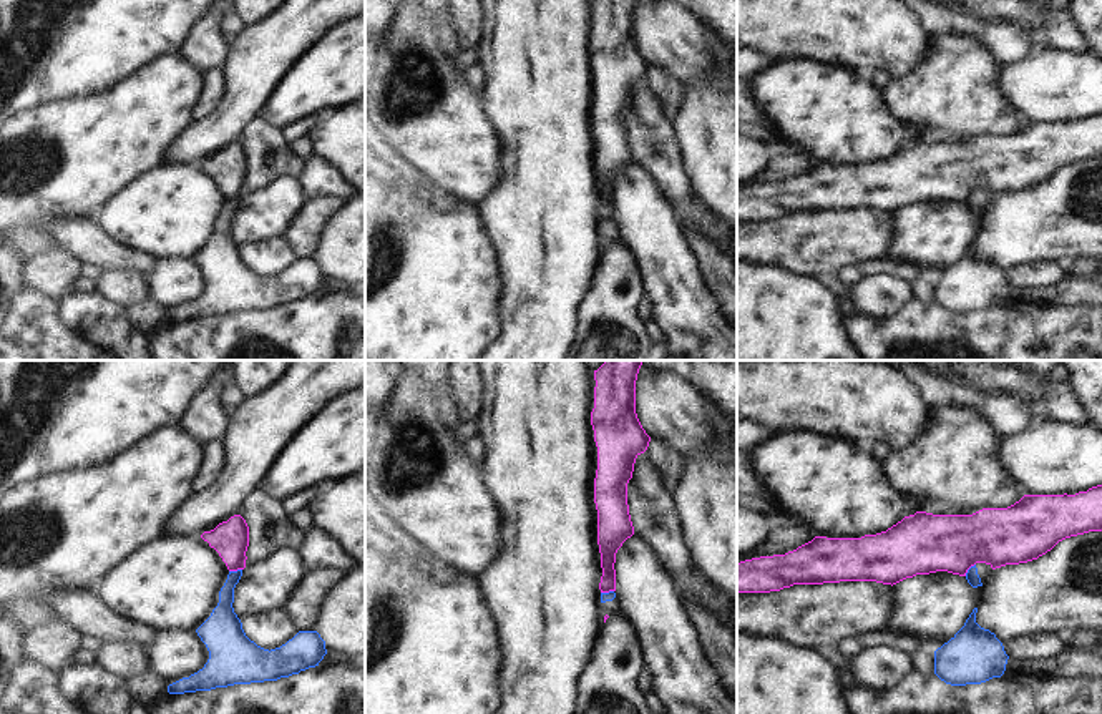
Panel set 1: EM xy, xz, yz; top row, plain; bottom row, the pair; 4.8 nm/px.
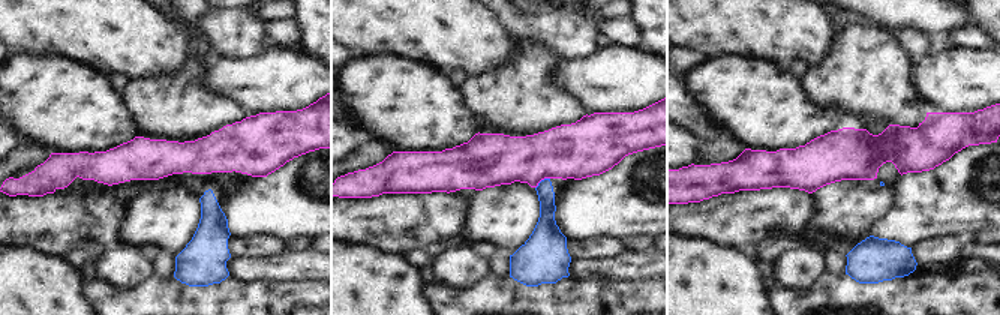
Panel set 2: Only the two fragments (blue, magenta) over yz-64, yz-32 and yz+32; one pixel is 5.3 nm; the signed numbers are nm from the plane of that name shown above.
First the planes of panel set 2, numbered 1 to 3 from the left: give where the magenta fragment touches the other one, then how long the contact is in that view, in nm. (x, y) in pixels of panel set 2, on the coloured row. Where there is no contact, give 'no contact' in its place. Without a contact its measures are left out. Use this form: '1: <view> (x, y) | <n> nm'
1: no contact
2: yz-32 (541, 180) | 100 nm
3: no contact

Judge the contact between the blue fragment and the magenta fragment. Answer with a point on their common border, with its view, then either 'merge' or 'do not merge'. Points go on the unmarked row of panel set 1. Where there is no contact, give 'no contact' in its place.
yz (968, 198) | do not merge

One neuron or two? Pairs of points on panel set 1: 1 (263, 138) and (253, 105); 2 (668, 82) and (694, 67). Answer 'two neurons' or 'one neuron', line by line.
1: two neurons
2: two neurons

